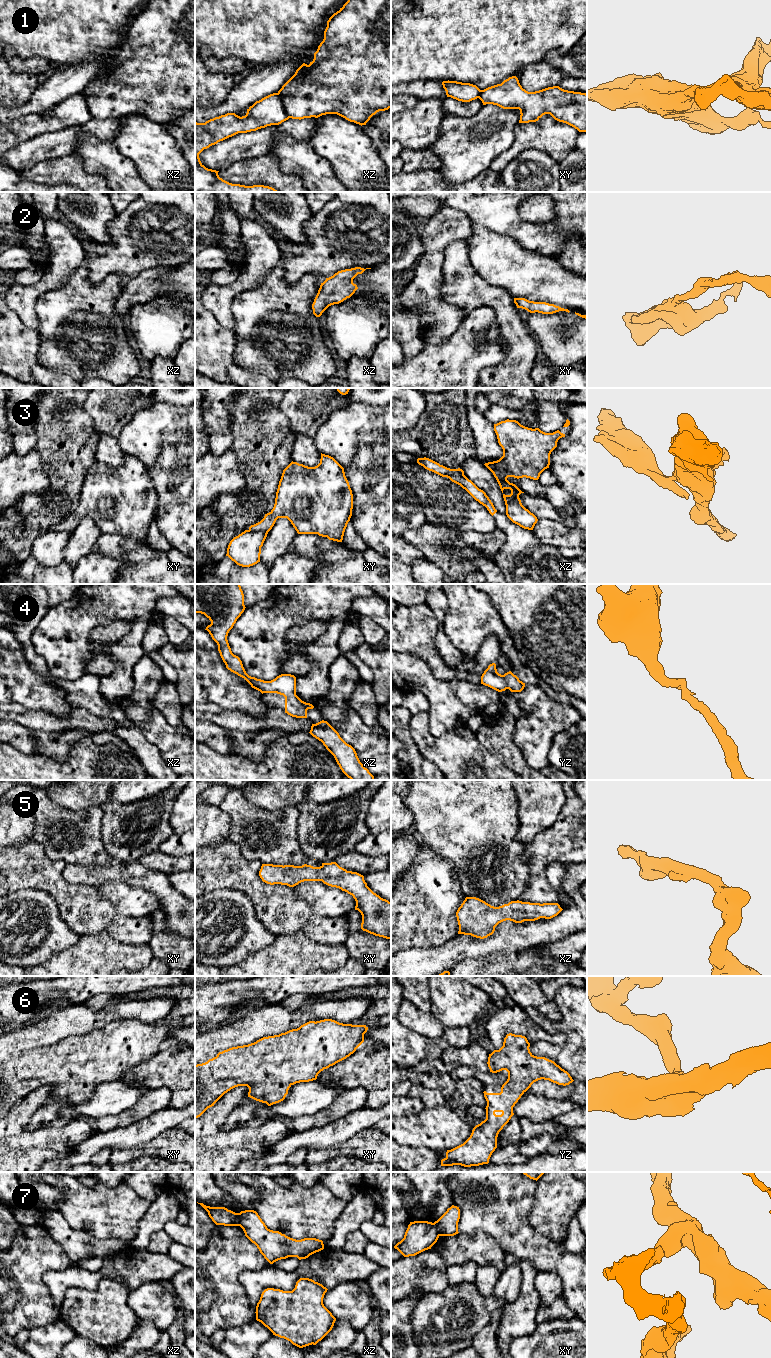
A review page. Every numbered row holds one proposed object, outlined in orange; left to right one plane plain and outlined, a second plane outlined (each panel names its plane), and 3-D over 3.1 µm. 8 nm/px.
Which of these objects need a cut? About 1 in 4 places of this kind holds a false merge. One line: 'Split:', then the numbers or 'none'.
Split: 1, 3, 7

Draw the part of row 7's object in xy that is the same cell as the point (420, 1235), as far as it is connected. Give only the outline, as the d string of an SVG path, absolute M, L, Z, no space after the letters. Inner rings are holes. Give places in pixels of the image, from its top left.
M428 1221L410 1222L404 1238L394 1248L404 1257L415 1256L431 1247L439 1238L435 1223Z

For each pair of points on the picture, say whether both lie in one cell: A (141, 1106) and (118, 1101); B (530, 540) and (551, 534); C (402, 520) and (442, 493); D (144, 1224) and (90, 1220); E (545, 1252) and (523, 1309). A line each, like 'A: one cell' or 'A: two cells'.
A: two cells
B: two cells
C: two cells
D: two cells
E: two cells

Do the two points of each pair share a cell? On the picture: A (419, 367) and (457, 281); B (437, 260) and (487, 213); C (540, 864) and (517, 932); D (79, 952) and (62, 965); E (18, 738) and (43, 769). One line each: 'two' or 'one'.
A: two
B: two
C: two
D: one
E: two

